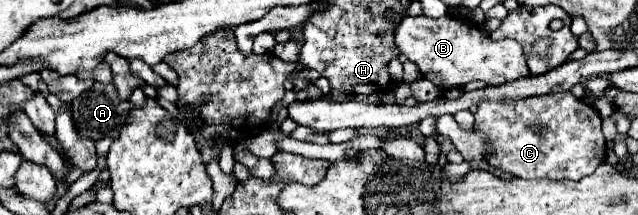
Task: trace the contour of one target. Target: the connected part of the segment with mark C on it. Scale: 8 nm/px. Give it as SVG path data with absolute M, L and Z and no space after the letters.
M570 91L556 95L536 95L528 99L504 99L504 101L482 101L478 105L478 117L474 129L482 131L492 145L494 153L488 155L488 165L502 169L510 175L524 179L572 179L580 181L592 175L598 165L606 161L606 139L602 135L602 119L598 111L576 99Z

